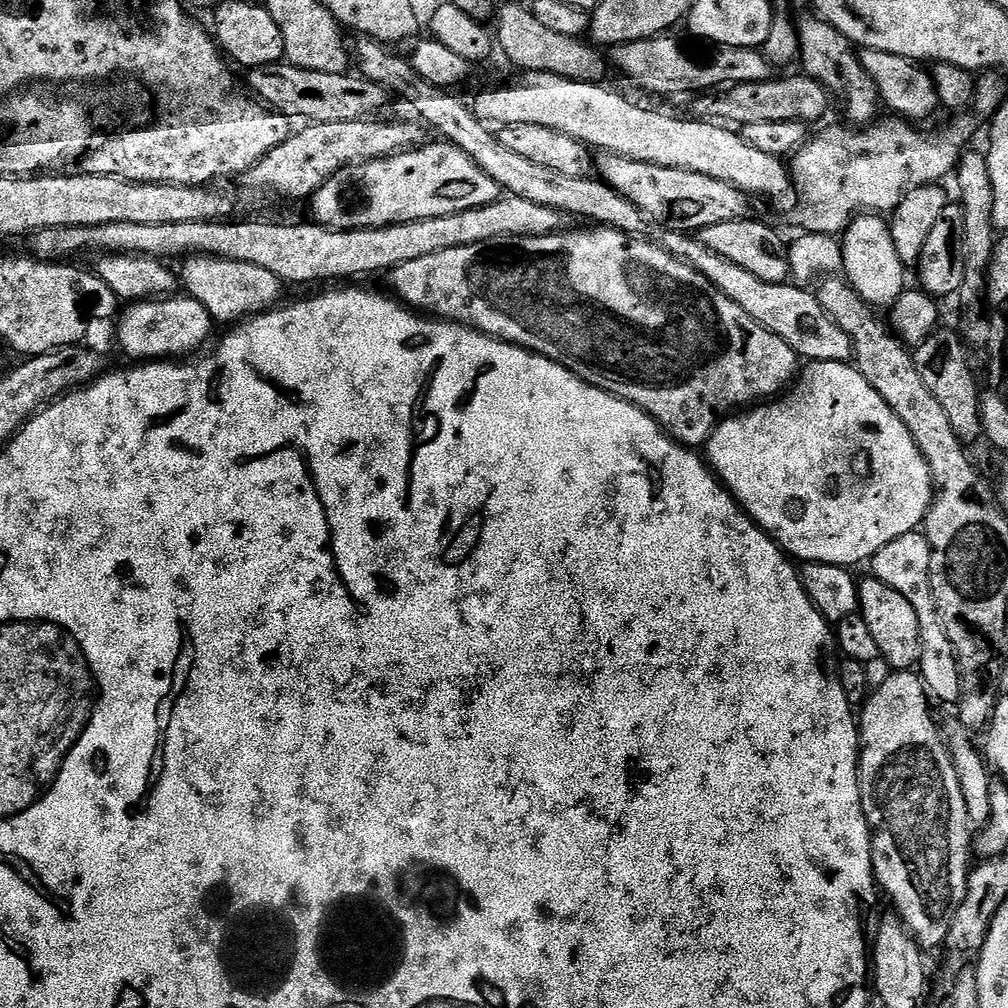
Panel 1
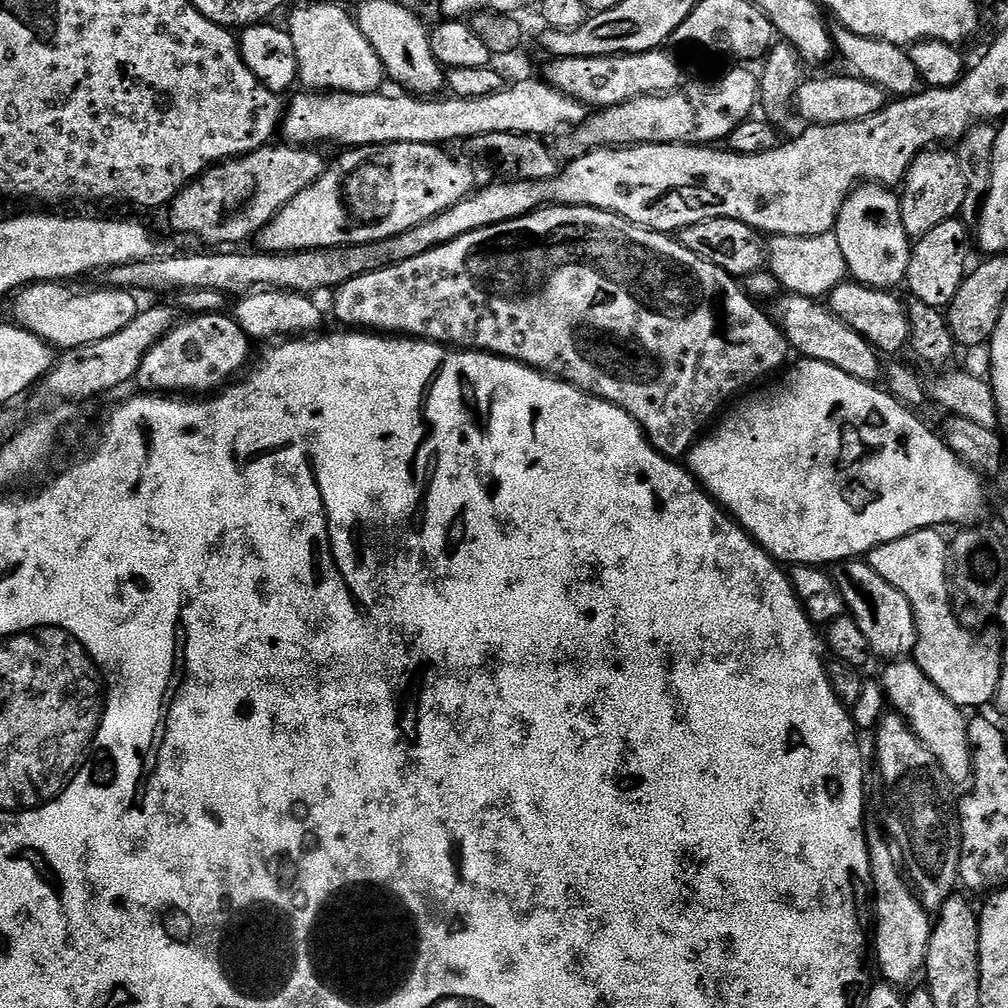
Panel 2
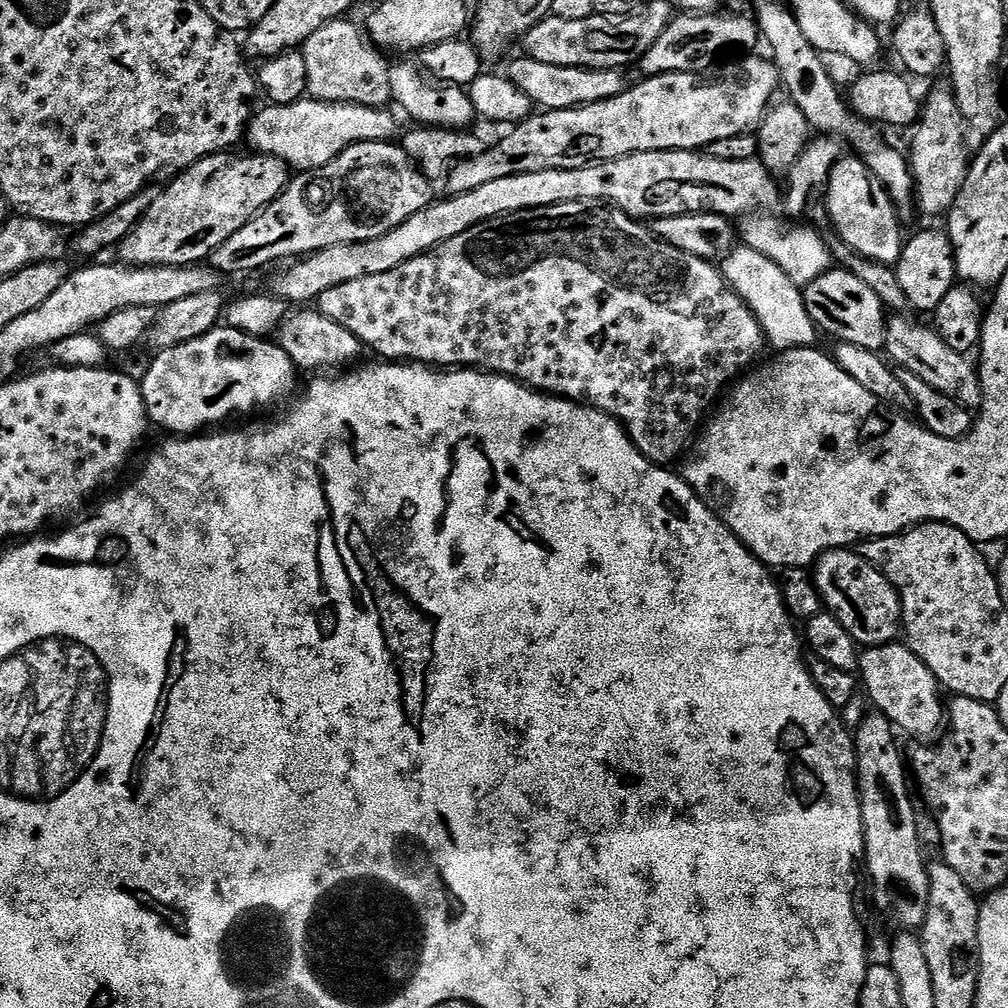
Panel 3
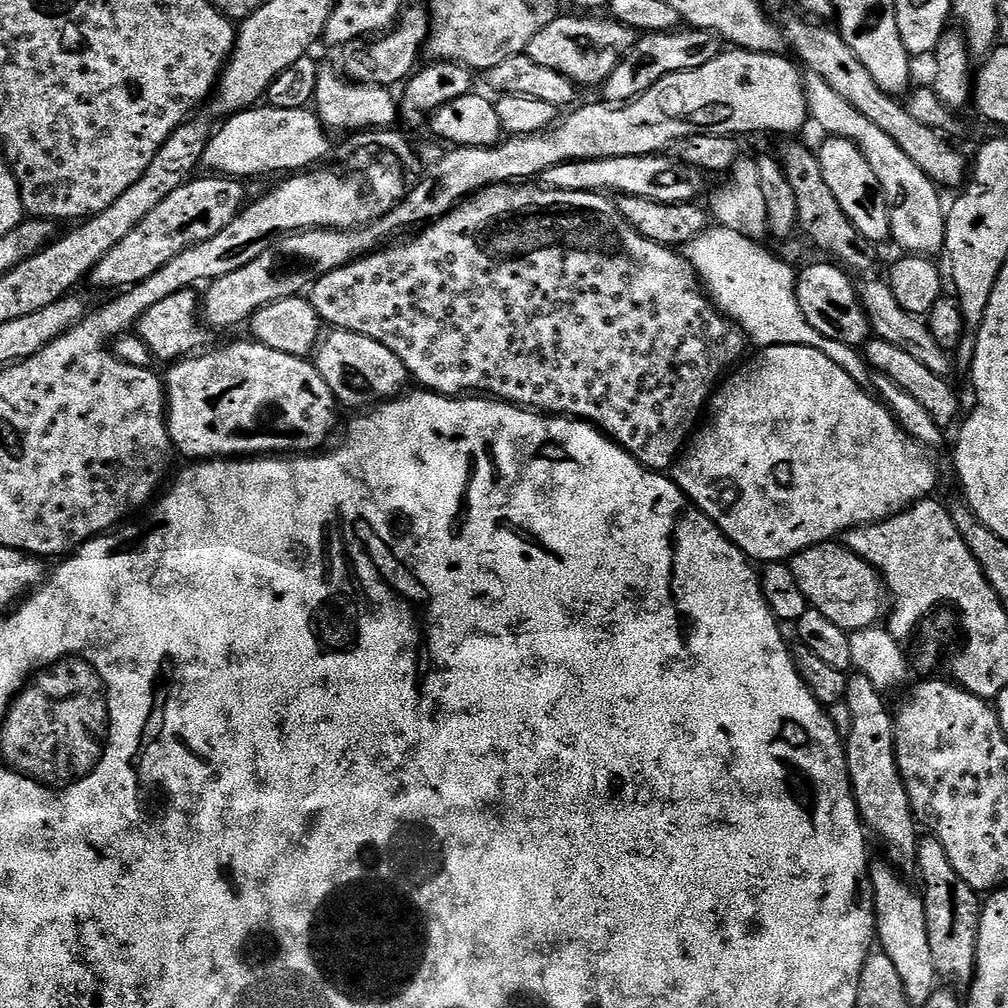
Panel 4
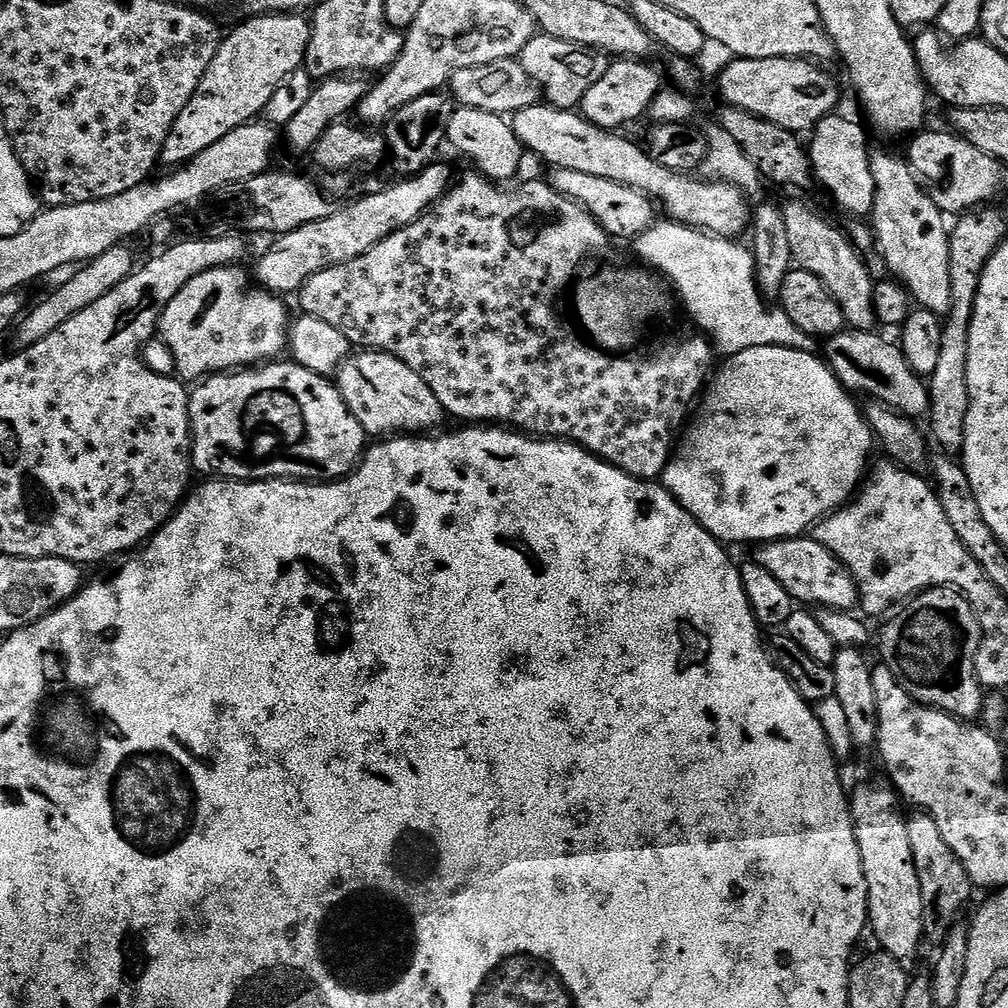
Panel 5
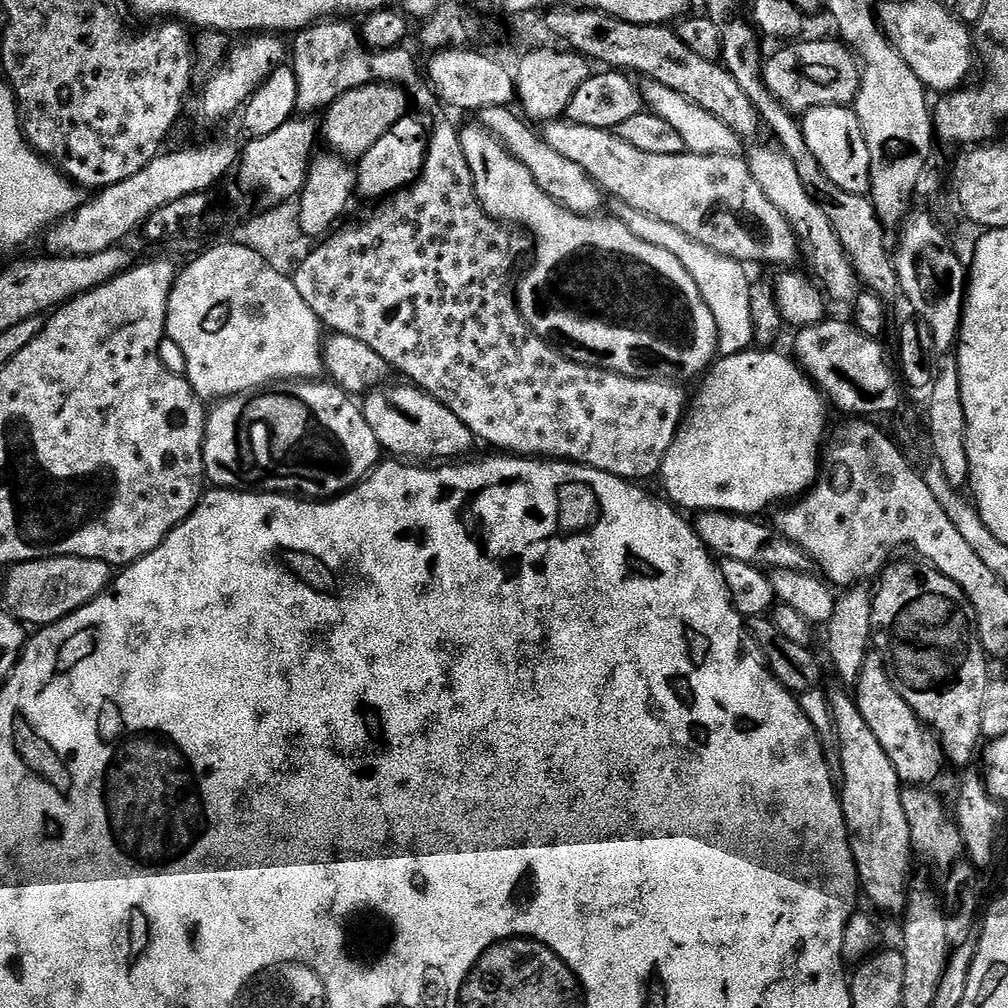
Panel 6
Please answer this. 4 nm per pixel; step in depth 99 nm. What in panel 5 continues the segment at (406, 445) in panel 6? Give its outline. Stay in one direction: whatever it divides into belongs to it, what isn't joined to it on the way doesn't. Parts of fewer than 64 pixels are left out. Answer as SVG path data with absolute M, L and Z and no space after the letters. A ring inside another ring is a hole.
M360 350L350 354L334 377L350 414L358 418L372 438L391 438L397 434L428 434L446 420L444 407L434 398L434 390L398 358L385 352Z

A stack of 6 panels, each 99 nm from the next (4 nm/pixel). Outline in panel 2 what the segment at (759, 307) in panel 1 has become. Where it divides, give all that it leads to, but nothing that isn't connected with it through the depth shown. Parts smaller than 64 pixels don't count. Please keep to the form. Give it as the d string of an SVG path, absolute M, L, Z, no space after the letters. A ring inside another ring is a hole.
M784 294L776 302L776 312L774 311L776 327L784 333L789 345L795 351L796 348L800 351L801 357L826 362L830 366L850 374L850 378L858 378L867 384L876 384L879 381L879 376L881 379L881 353L873 348L870 341L862 338L862 334L858 334L853 328L846 326L846 322L839 320L831 308L825 306L819 299Z

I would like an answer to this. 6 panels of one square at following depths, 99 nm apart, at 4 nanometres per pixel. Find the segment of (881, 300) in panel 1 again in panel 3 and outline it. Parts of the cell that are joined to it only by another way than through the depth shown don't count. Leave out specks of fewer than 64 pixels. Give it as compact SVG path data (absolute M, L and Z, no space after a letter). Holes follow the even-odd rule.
M855 155L840 159L828 175L828 216L836 227L839 243L850 246L858 254L879 264L895 265L904 248L905 233L900 233L900 213L892 204L884 184Z

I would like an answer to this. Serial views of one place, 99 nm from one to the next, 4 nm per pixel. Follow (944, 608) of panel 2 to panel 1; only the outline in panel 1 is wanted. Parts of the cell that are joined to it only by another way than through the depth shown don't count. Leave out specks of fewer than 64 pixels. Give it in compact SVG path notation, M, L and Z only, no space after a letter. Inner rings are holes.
M917 530L907 532L894 542L882 546L871 558L870 572L876 579L886 582L890 590L898 590L910 606L914 606L914 614L918 614L920 623L920 637L922 646L920 647L920 662L918 665L919 675L924 681L924 687L928 689L933 697L936 696L944 704L955 705L960 699L962 691L960 686L960 671L954 650L946 638L946 630L940 621L940 615L934 602L932 593L932 579L930 578L930 558L932 557L932 547L923 531Z

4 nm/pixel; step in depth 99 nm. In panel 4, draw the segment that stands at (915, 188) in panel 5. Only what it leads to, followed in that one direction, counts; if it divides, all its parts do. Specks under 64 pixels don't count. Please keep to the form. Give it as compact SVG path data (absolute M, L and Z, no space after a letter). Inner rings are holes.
M808 72L803 77L804 97L808 103L811 123L817 124L828 136L846 138L862 150L874 178L880 183L880 197L888 215L888 234L891 243L904 248L905 253L921 258L936 258L944 251L944 217L946 204L940 201L941 189L899 148L898 142L885 134L879 126L874 126L870 118L862 118L862 113L854 110L850 102L845 102L831 86L826 86L818 74Z

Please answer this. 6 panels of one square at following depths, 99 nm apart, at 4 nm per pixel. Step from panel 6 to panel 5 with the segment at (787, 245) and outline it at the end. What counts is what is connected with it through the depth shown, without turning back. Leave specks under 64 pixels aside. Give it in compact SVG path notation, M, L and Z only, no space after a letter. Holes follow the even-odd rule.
M538 102L518 110L510 120L516 139L525 149L537 152L552 168L583 170L586 174L598 174L598 178L614 178L626 186L634 186L648 193L659 202L669 217L678 224L703 228L714 236L740 238L750 228L749 197L733 184L713 182L692 174L666 170L632 140L612 130L596 128L584 119L579 111L554 108Z

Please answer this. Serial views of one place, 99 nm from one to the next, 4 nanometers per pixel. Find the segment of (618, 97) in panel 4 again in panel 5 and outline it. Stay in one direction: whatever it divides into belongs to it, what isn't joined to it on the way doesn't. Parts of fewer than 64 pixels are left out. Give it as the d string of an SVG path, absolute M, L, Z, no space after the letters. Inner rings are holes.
M616 58L609 63L606 74L602 74L602 78L598 78L598 82L586 90L578 111L596 128L620 130L623 124L634 123L643 112L645 115L651 109L652 99L661 90L660 72L652 62Z

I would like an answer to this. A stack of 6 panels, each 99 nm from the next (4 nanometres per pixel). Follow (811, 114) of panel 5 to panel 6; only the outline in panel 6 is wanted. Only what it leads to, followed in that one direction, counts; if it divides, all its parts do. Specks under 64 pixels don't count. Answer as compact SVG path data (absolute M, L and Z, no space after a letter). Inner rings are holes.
M839 39L804 40L780 46L764 61L764 81L793 114L803 114L818 106L851 105L860 89L862 65L855 52Z

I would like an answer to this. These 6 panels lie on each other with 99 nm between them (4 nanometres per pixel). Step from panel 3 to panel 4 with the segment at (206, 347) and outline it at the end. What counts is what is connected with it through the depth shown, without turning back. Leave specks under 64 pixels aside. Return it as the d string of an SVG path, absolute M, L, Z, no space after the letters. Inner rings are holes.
M251 338L236 340L233 344L224 344L213 352L201 351L187 358L181 358L171 365L166 376L166 415L168 417L168 433L172 439L173 449L185 456L188 462L203 462L217 458L264 458L269 454L316 454L325 447L324 443L332 436L336 428L336 408L338 401L336 396L322 382L322 376L318 374L315 363L311 359L294 354L282 354L278 350L270 350L270 346L258 344Z

